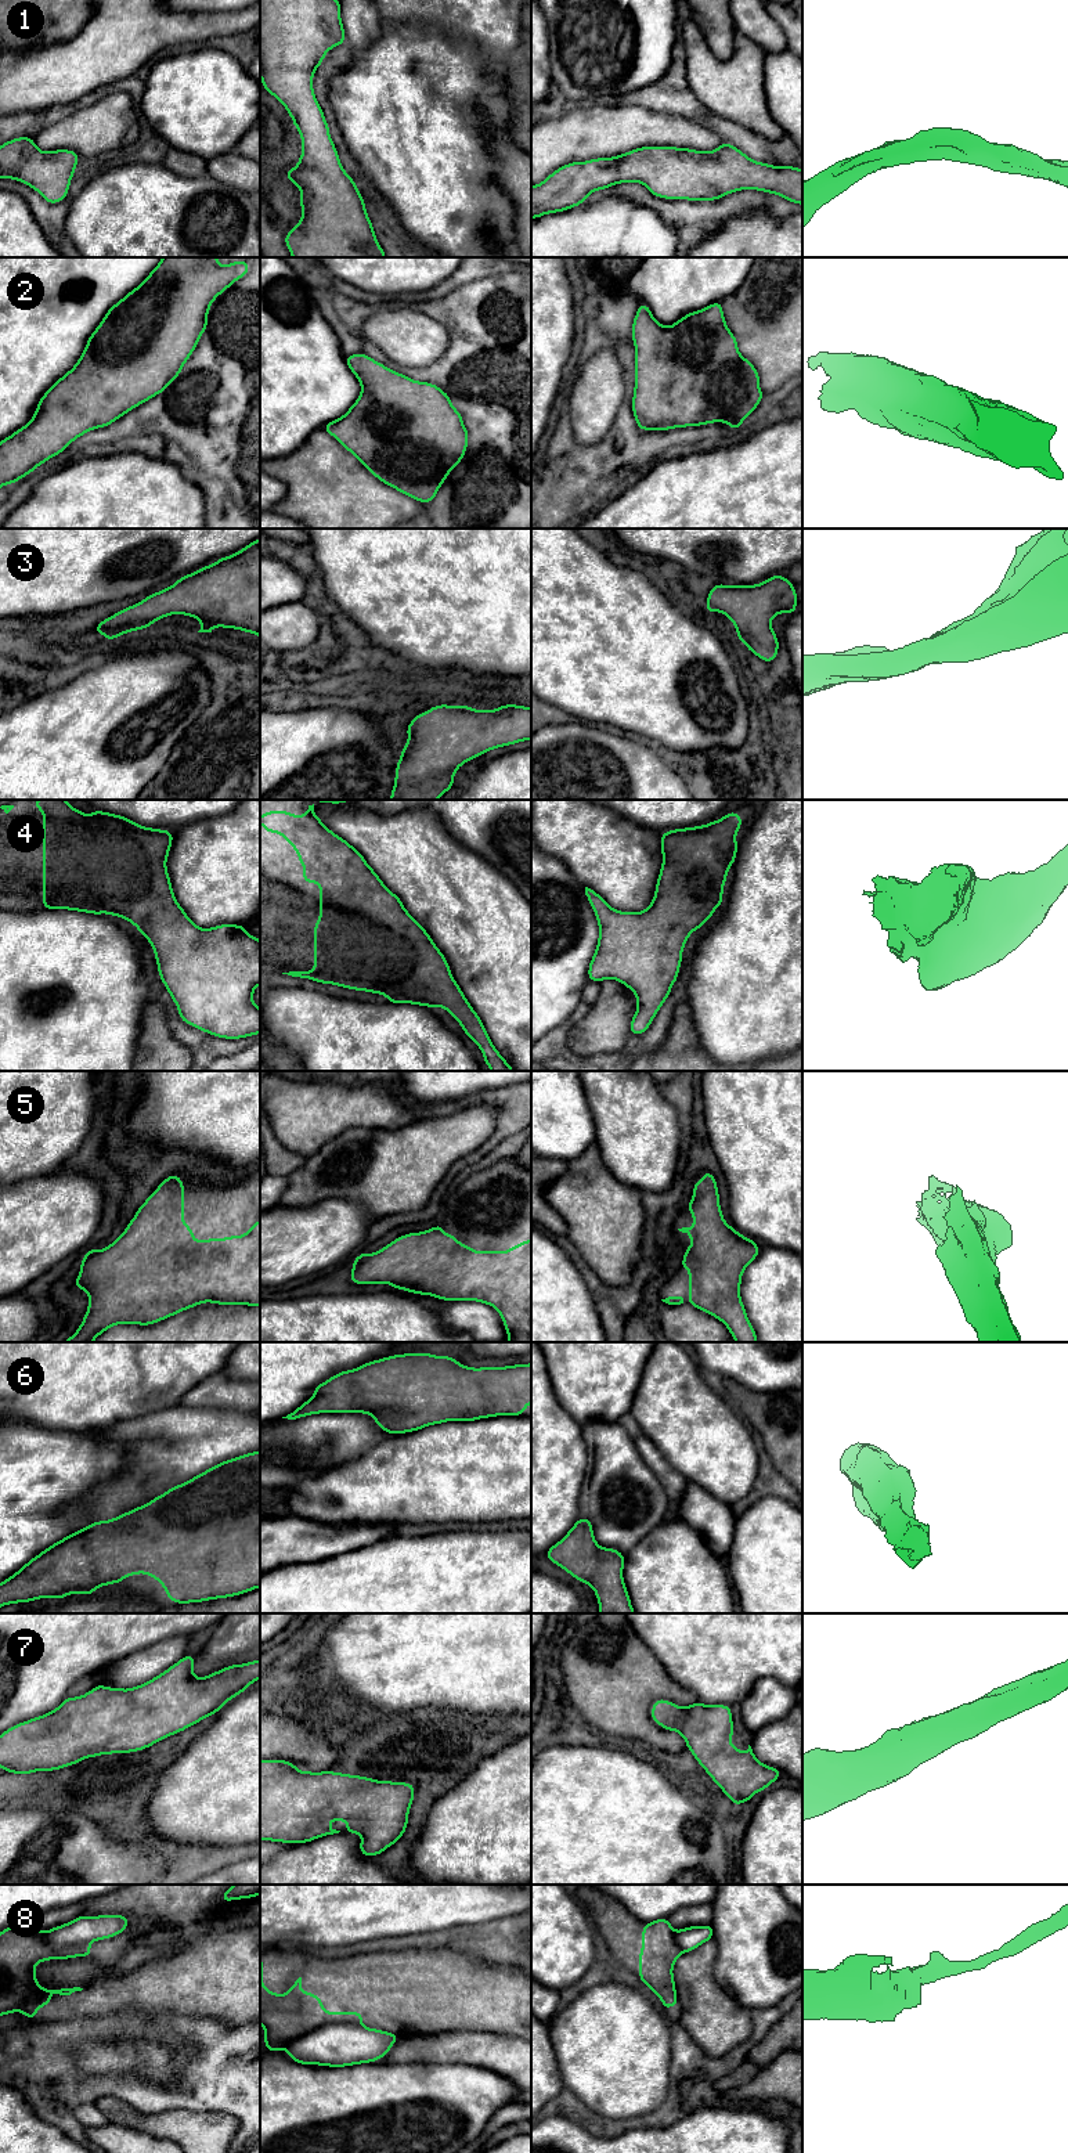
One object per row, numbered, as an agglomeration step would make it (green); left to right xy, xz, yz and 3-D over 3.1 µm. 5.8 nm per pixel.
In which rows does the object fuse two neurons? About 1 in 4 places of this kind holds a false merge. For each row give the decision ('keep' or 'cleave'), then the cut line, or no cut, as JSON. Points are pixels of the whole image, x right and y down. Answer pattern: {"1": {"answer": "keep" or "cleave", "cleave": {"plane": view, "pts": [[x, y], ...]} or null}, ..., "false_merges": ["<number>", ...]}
{"1": {"answer": "keep", "cleave": null}, "2": {"answer": "keep", "cleave": null}, "3": {"answer": "keep", "cleave": null}, "4": {"answer": "keep", "cleave": null}, "5": {"answer": "keep", "cleave": null}, "6": {"answer": "keep", "cleave": null}, "7": {"answer": "keep", "cleave": null}, "8": {"answer": "cleave", "cleave": {"plane": "xz", "pts": [[360, 2025], [323, 2025], [291, 2040], [282, 2048]]}}, "false_merges": ["8"]}

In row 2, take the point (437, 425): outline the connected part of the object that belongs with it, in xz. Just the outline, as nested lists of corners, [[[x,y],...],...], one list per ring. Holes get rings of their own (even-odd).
[[[364,353],[344,356],[344,360],[361,383],[361,394],[344,415],[328,422],[322,429],[333,436],[382,483],[422,504],[430,502],[436,498],[448,473],[465,457],[469,433],[463,425],[462,415],[451,404],[451,397],[430,382],[407,378]]]

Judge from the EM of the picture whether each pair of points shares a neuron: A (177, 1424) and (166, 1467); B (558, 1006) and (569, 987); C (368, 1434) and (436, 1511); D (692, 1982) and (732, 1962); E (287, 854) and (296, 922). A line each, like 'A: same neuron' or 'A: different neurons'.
A: same neuron
B: same neuron
C: different neurons
D: different neurons
E: same neuron

